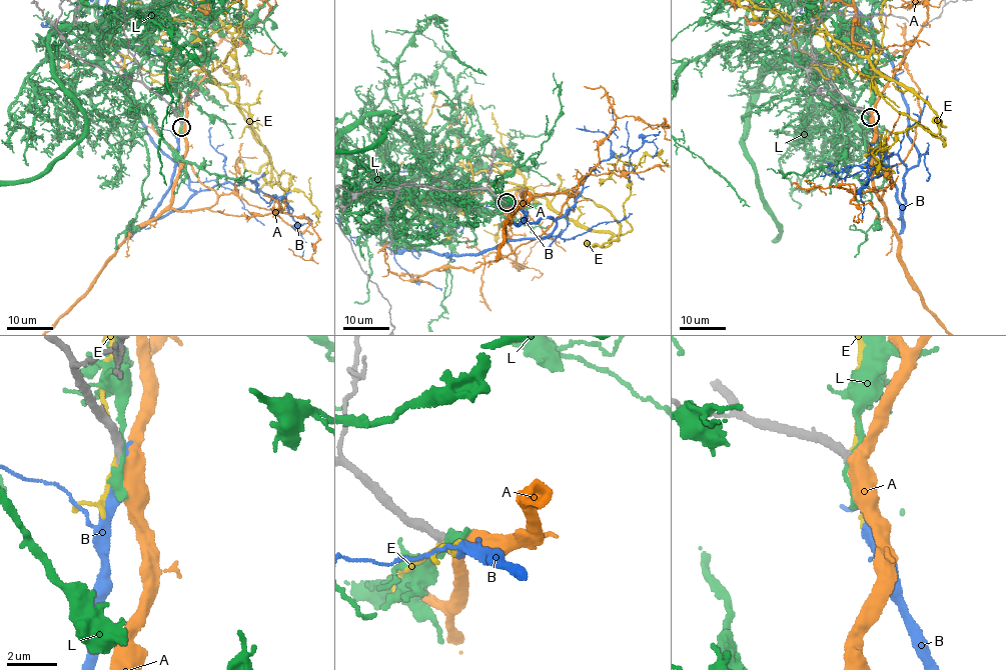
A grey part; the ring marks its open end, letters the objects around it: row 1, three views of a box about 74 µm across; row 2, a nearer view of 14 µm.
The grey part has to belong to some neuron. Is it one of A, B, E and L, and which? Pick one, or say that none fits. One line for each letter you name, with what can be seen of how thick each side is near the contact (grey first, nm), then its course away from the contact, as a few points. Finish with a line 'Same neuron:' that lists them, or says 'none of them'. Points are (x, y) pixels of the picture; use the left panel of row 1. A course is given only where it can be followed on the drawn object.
A: 320/550 nm
Same neuron: A

